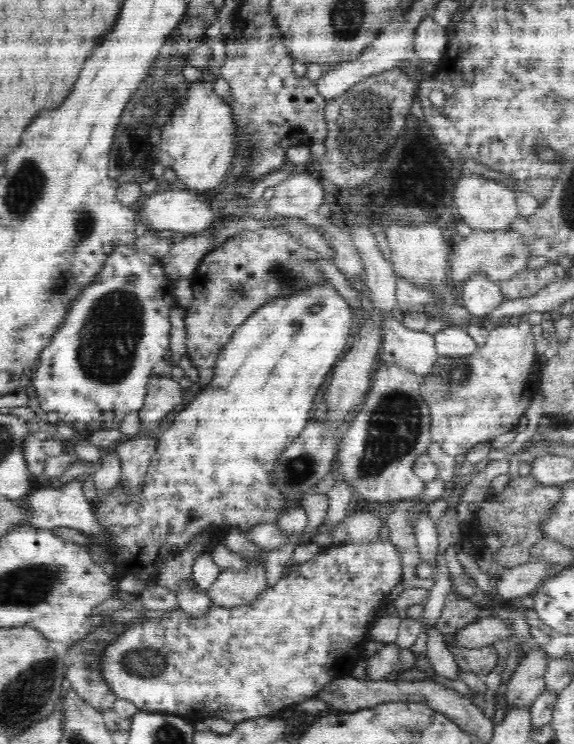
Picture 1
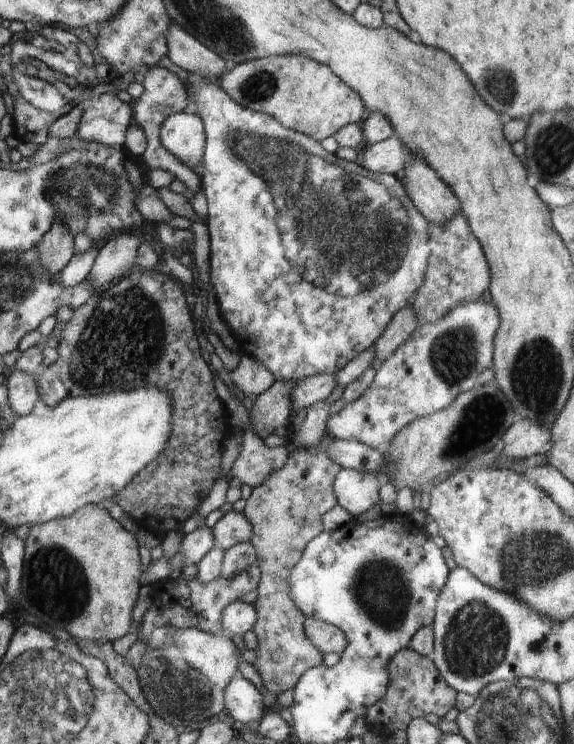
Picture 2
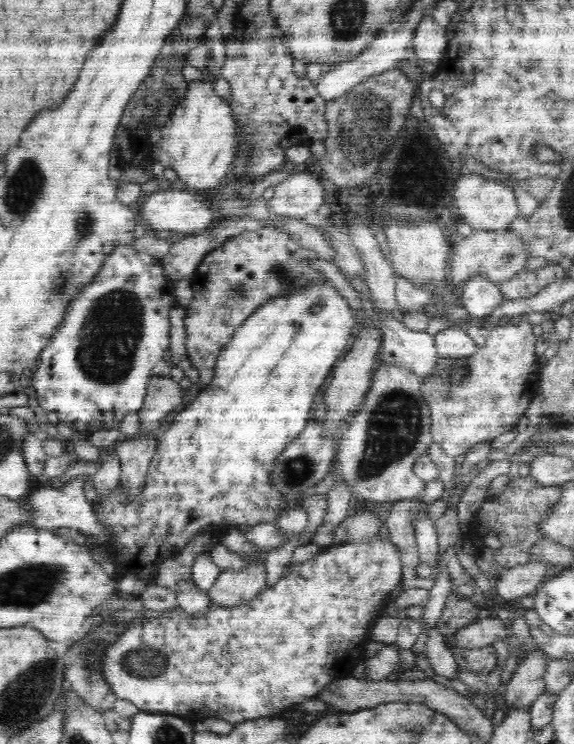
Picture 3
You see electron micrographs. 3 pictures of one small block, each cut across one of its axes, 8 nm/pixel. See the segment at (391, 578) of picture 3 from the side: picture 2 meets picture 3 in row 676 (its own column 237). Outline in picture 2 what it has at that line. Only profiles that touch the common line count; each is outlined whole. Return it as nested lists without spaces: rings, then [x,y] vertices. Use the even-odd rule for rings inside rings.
[[[190,74],[189,98],[197,104],[196,114],[203,120],[206,133],[206,144],[201,164],[204,167],[204,172],[200,177],[201,188],[205,194],[208,209],[207,226],[209,227],[210,236],[209,282],[213,286],[212,292],[217,296],[221,317],[226,321],[226,324],[229,324],[231,333],[234,335],[240,350],[258,359],[270,370],[276,381],[299,382],[304,377],[315,374],[330,373],[335,375],[350,360],[356,358],[369,346],[373,346],[377,338],[390,324],[394,314],[401,308],[408,306],[412,296],[422,286],[431,251],[431,248],[428,248],[428,222],[424,220],[424,215],[414,206],[409,194],[405,191],[405,186],[397,176],[390,173],[377,173],[364,168],[358,162],[341,159],[335,153],[324,150],[321,141],[315,141],[305,134],[282,126],[277,118],[270,115],[241,107],[216,83],[199,75]]]

